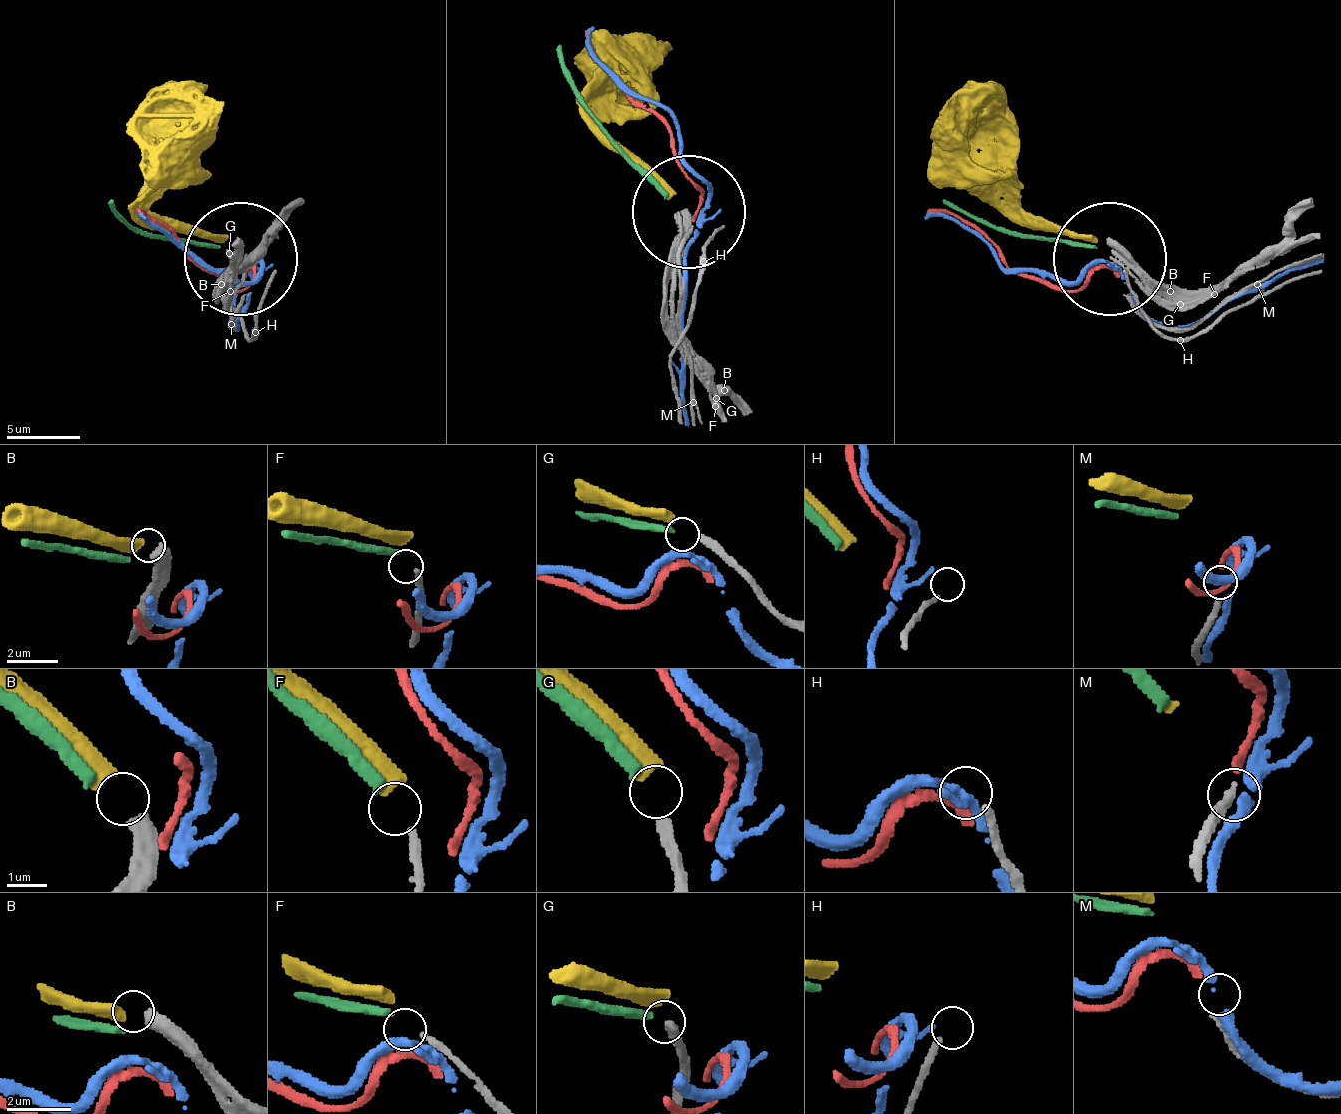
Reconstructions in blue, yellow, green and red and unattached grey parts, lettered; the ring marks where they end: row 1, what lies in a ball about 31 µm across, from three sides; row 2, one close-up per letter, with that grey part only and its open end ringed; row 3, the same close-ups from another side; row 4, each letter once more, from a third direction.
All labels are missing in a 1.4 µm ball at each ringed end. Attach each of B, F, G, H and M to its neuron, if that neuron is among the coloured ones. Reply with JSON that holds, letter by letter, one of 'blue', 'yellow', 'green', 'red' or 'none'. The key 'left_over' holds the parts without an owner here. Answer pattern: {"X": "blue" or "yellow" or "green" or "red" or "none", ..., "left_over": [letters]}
{"B": "yellow", "F": "none", "G": "green", "H": "none", "M": "none", "left_over": ["F", "H", "M"]}

